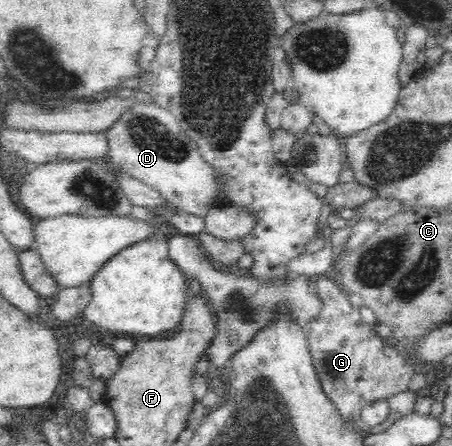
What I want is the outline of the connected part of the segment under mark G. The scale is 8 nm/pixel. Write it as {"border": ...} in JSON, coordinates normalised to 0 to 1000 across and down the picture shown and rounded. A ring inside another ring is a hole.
{"border":[[[732,614],[701,621],[692,646],[717,679],[710,702],[668,738],[692,821],[710,854],[708,865],[763,944],[794,946],[799,924],[819,901],[900,872],[918,839],[918,816],[900,789],[861,776],[827,744],[823,729],[801,720],[796,695],[781,691],[772,659],[750,646]]]}

